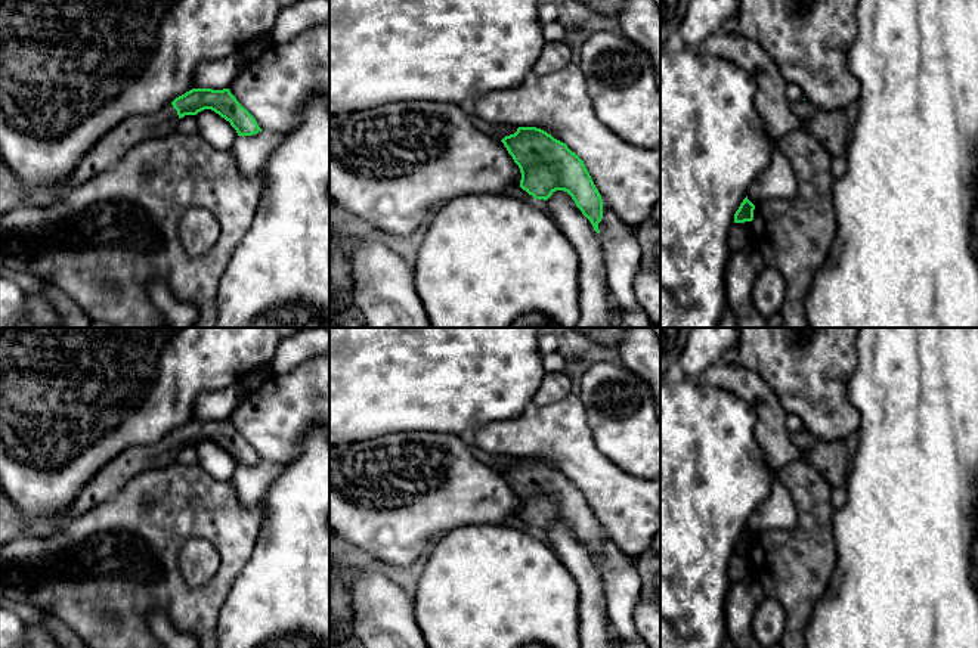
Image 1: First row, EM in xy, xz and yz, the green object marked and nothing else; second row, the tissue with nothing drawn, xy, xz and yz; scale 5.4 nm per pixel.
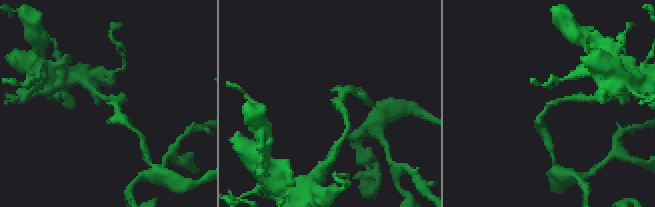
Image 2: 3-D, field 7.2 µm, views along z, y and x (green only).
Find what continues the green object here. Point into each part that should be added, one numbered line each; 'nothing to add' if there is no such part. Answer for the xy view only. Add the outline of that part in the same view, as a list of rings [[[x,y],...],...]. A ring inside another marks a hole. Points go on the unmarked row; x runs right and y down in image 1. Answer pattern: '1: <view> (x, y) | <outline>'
1: xy (117, 473) | [[[171,434],[149,446],[126,449],[83,486],[65,518],[71,520],[114,497],[137,474],[177,462],[179,452]]]

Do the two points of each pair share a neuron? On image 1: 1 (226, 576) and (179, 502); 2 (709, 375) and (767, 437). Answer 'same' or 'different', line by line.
1: same
2: same

